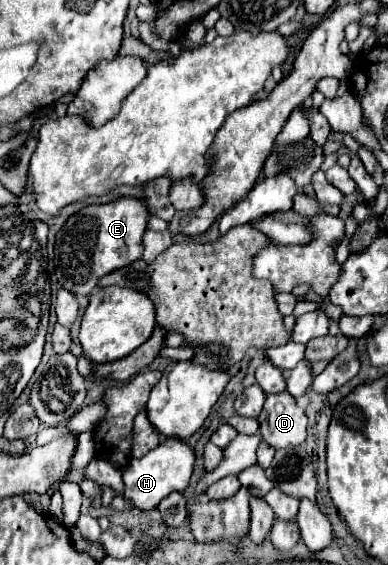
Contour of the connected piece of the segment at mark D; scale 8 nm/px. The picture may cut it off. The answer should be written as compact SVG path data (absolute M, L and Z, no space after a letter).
M287 391L267 395L265 407L259 415L259 425L261 439L273 445L275 449L303 445L307 437L305 411L295 403L295 399Z

